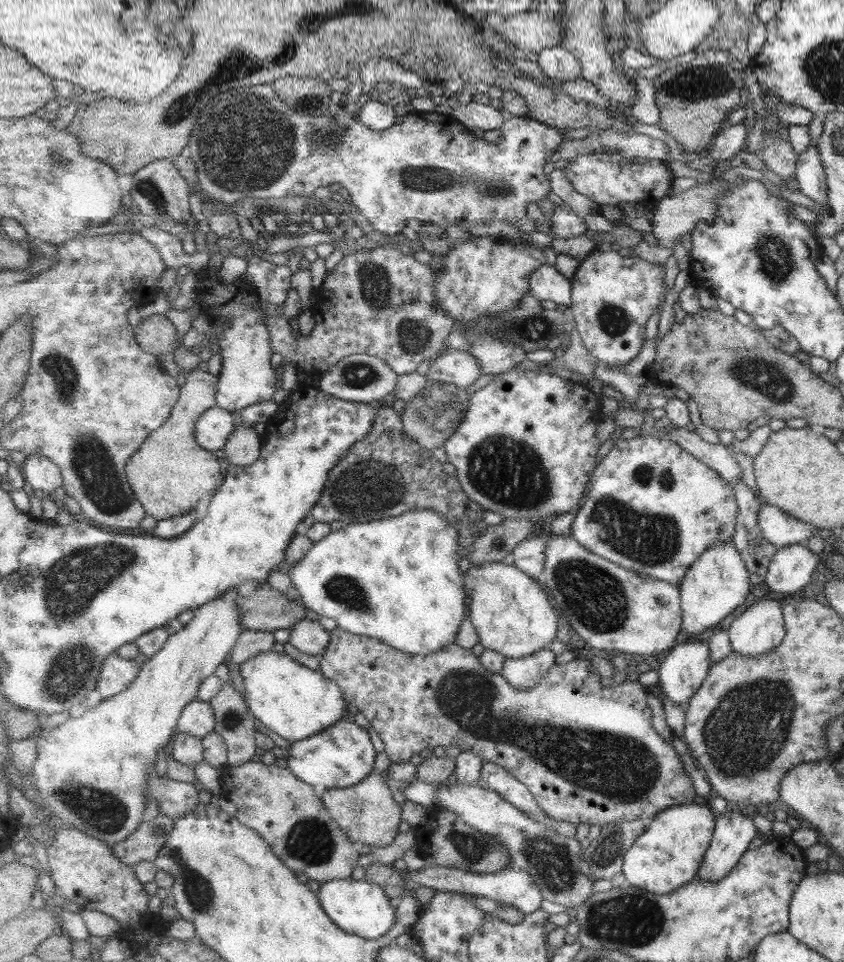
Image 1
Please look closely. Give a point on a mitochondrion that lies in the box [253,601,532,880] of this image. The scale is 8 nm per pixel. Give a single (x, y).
(310, 841)

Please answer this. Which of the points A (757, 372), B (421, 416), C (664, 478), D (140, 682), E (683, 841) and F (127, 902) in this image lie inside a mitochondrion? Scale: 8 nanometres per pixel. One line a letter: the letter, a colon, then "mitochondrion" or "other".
A: mitochondrion
B: mitochondrion
C: mitochondrion
D: other
E: other
F: other

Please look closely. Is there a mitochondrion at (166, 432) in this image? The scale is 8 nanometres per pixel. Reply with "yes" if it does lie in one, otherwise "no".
no

